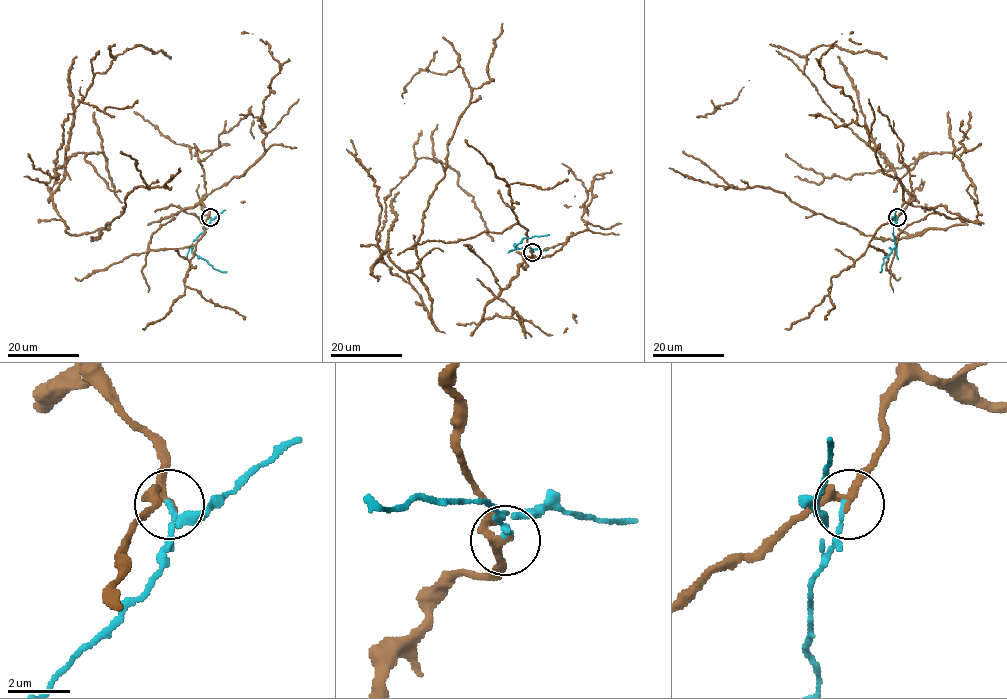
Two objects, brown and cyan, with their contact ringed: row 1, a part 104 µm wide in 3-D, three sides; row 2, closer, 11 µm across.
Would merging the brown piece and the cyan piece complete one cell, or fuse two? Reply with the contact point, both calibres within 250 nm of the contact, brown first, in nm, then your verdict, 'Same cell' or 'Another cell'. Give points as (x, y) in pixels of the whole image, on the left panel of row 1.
Place: (210, 217). Thickness 220 nm (brown) against 160 nm. Another cell

